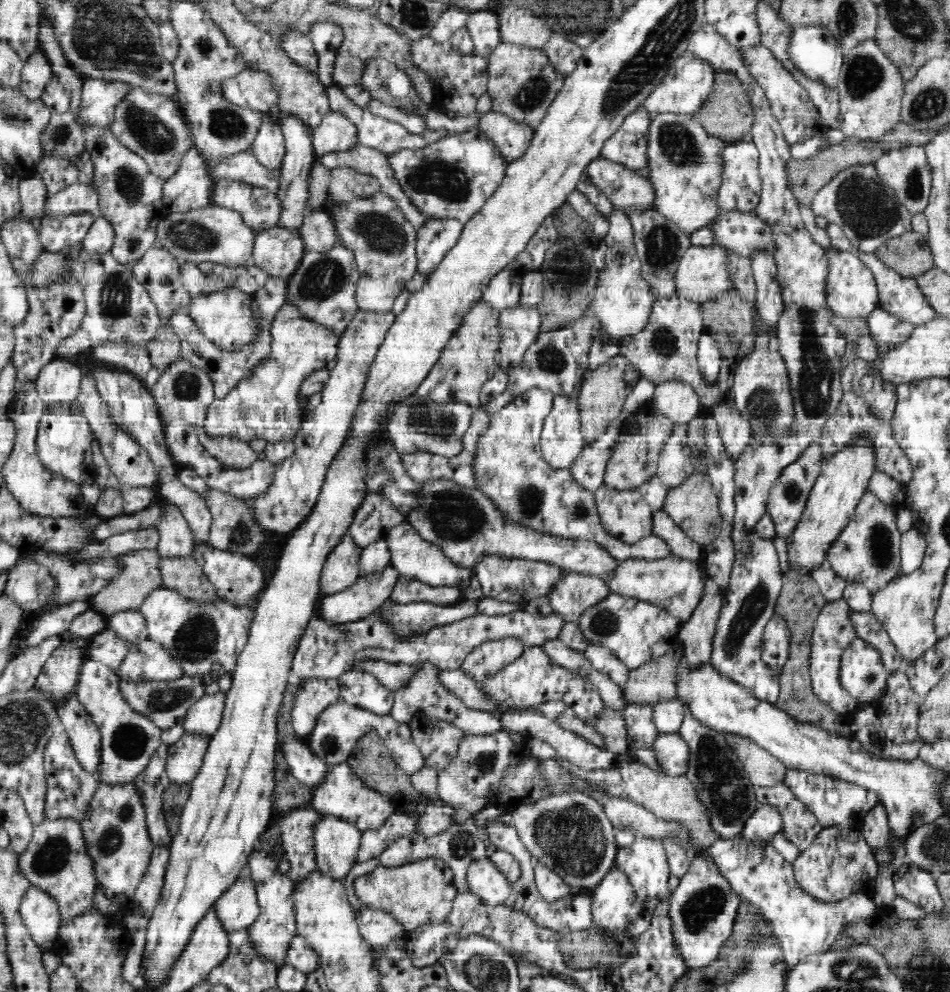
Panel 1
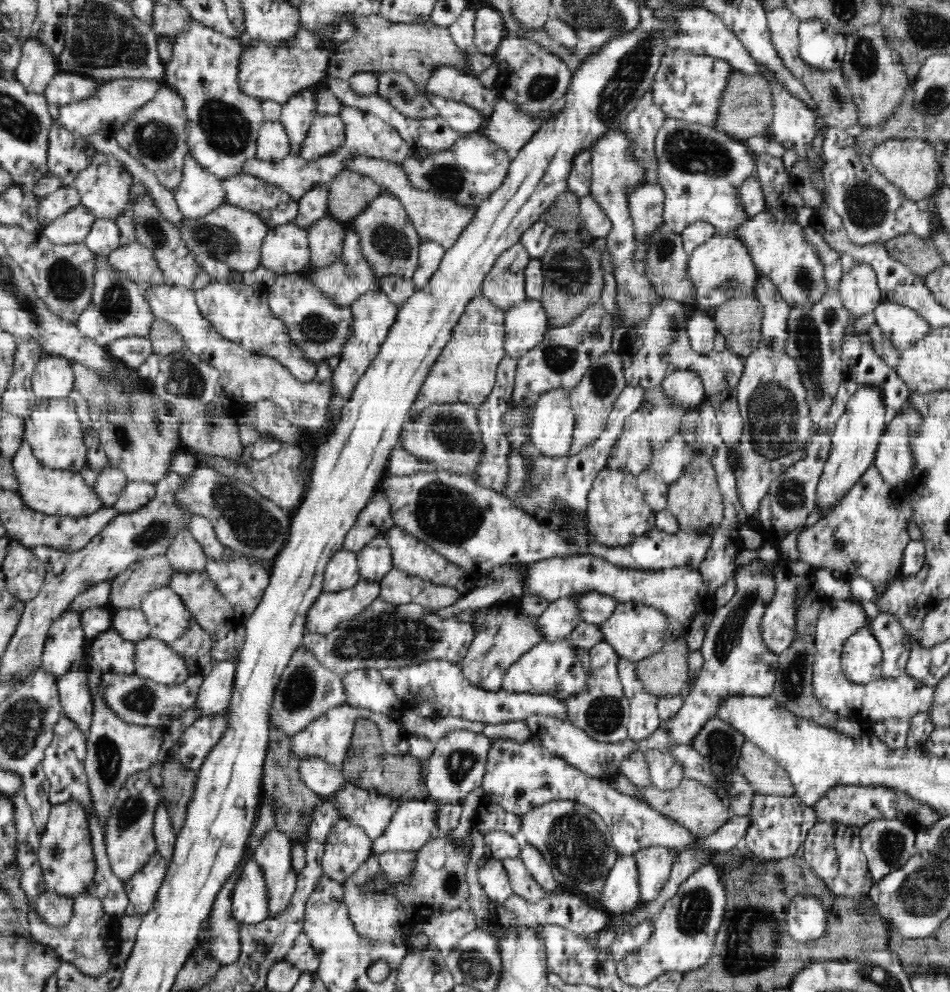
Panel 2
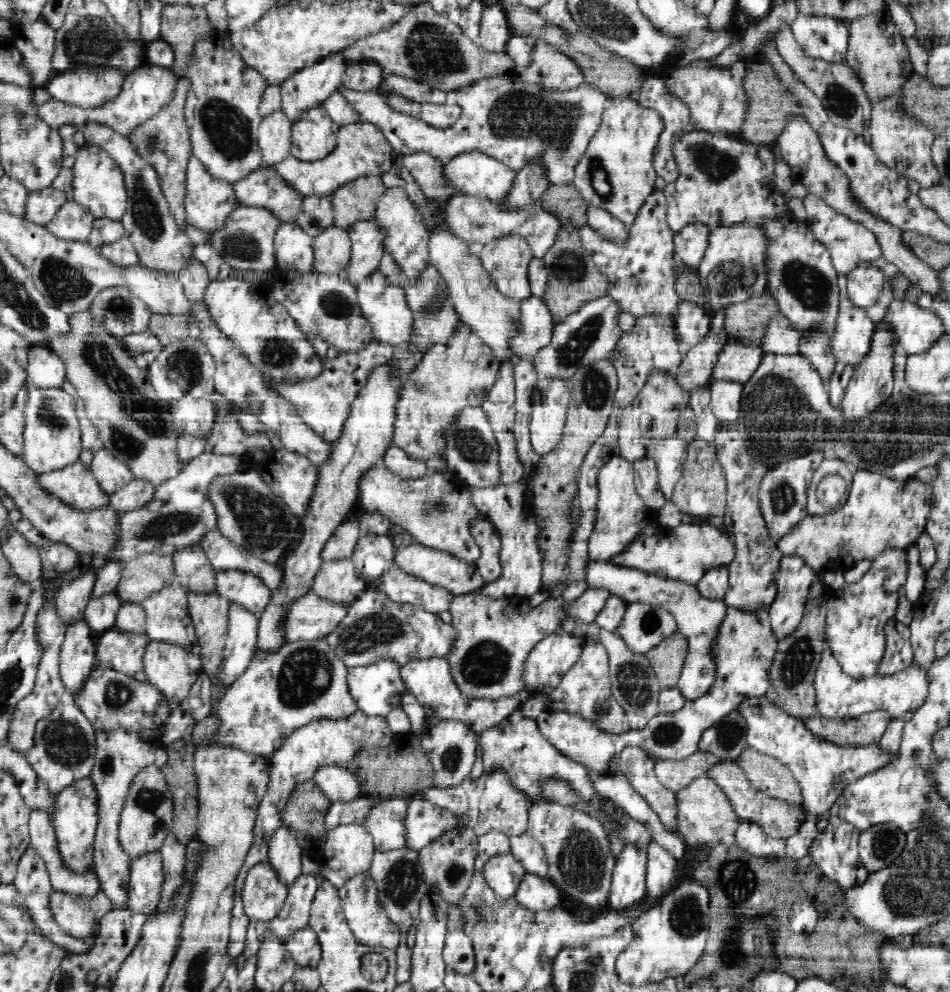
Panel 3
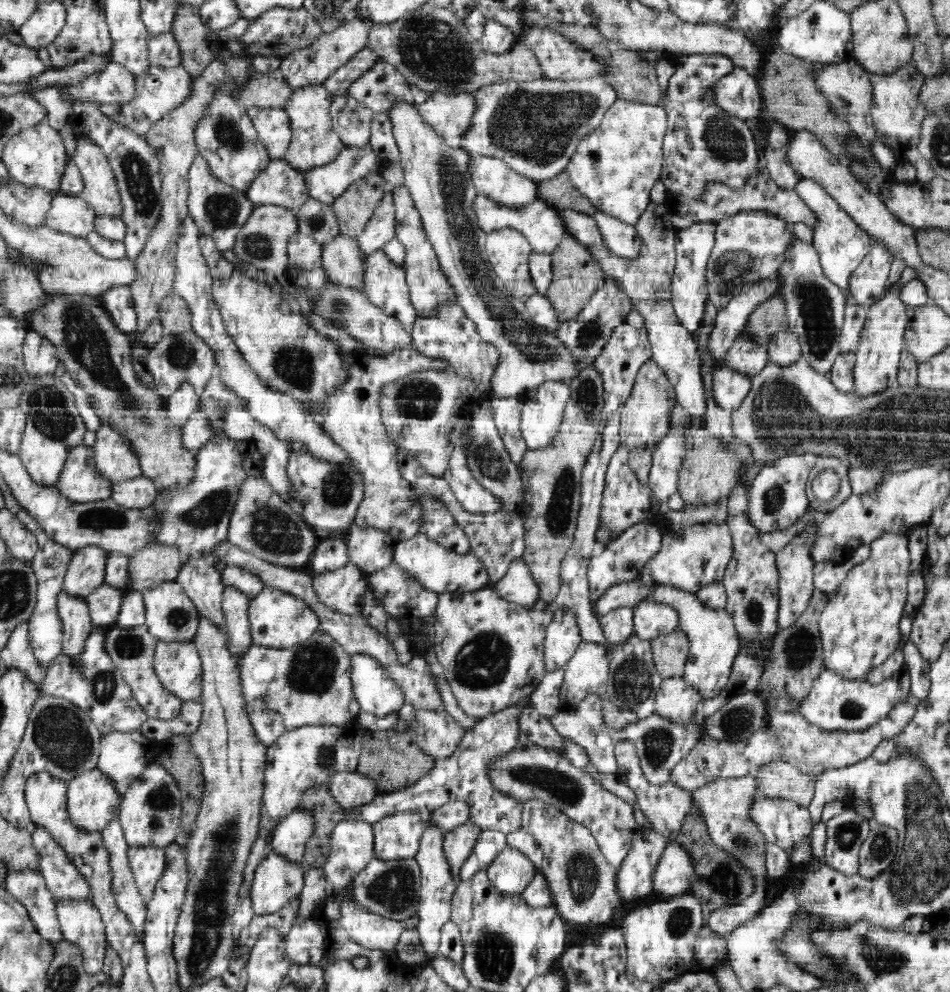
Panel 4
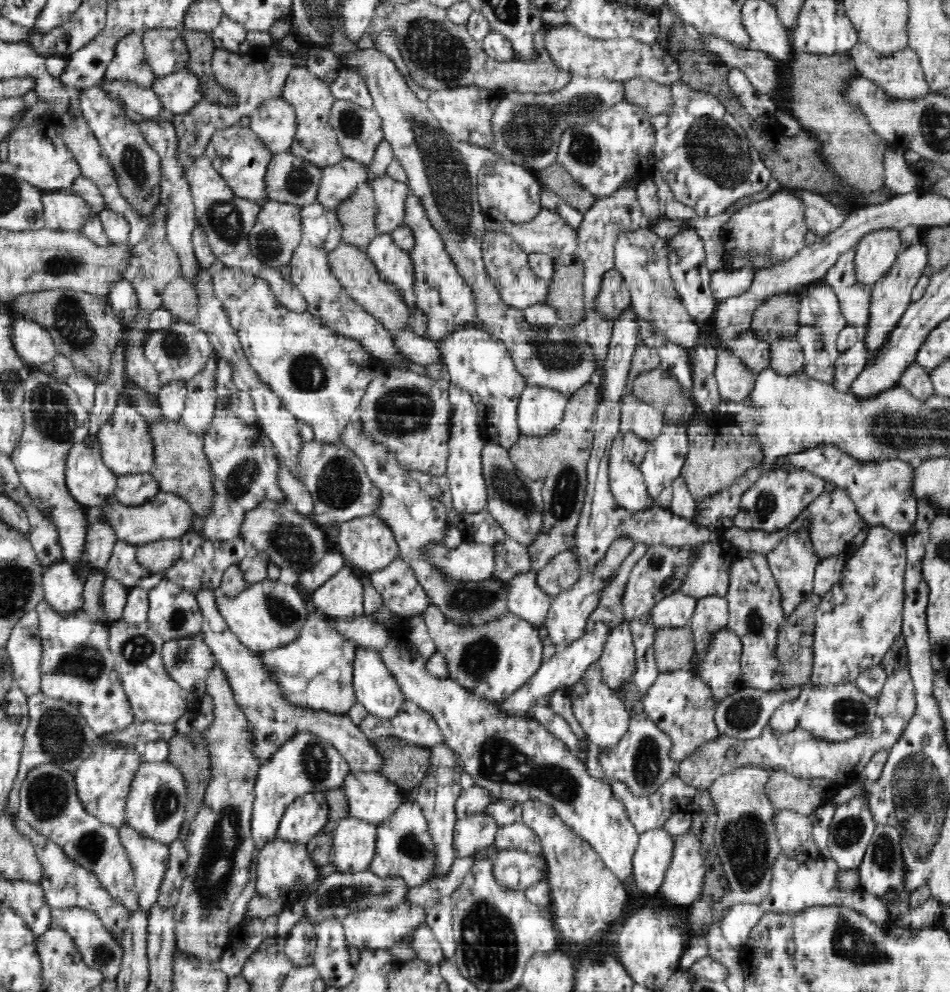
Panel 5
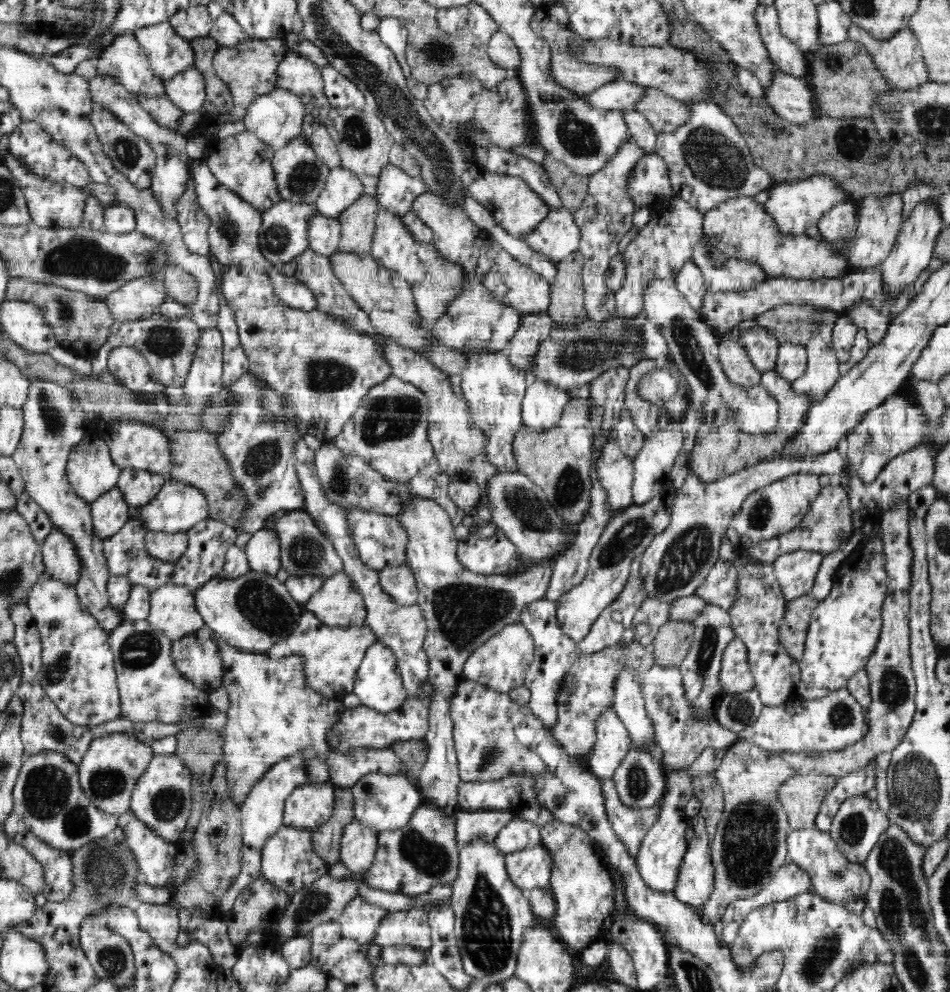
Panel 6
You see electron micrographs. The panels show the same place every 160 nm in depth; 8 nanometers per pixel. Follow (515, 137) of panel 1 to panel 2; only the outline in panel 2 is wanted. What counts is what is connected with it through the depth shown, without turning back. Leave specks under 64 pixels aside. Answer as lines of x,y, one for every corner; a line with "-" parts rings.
424,90
424,93
439,110
440,118
444,120
444,123
460,134
472,133
486,126
489,118
481,116
477,110
470,108
467,104
434,95
429,91

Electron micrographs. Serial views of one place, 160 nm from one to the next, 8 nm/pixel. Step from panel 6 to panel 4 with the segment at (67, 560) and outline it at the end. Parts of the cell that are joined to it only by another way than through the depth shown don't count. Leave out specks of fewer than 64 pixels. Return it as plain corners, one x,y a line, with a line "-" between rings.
62,590
57,596
57,607
63,626
62,653
73,657
86,649
86,640
93,626
86,601

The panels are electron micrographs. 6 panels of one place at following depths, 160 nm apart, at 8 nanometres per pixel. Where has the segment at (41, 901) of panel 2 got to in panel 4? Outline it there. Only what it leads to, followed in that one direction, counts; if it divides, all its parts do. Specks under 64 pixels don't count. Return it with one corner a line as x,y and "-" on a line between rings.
91,900
56,901
56,911
63,938
80,947
86,973
100,974
107,943
101,913

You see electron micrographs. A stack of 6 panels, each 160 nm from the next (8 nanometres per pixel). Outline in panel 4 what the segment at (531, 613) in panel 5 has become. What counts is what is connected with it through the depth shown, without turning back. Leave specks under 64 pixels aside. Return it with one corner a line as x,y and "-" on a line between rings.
523,557
516,558
508,572
492,588
504,600
510,600
521,604
524,608
534,608
534,604
540,599
538,583

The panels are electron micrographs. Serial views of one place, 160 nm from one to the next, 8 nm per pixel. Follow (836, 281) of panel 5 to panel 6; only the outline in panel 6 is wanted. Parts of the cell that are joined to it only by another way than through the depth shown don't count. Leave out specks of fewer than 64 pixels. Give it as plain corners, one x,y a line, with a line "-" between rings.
867,300
856,302
844,316
857,328
866,330
867,337
873,345
882,340
883,336
886,336
886,330
891,322
888,314
876,310

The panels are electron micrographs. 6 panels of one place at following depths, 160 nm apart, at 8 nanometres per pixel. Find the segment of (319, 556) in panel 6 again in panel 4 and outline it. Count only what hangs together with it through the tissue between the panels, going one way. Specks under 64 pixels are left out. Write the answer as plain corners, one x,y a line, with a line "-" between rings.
246,476
239,486
239,498
228,524
228,540
266,562
296,570
308,570
312,554
320,539
301,514
282,501
265,477

